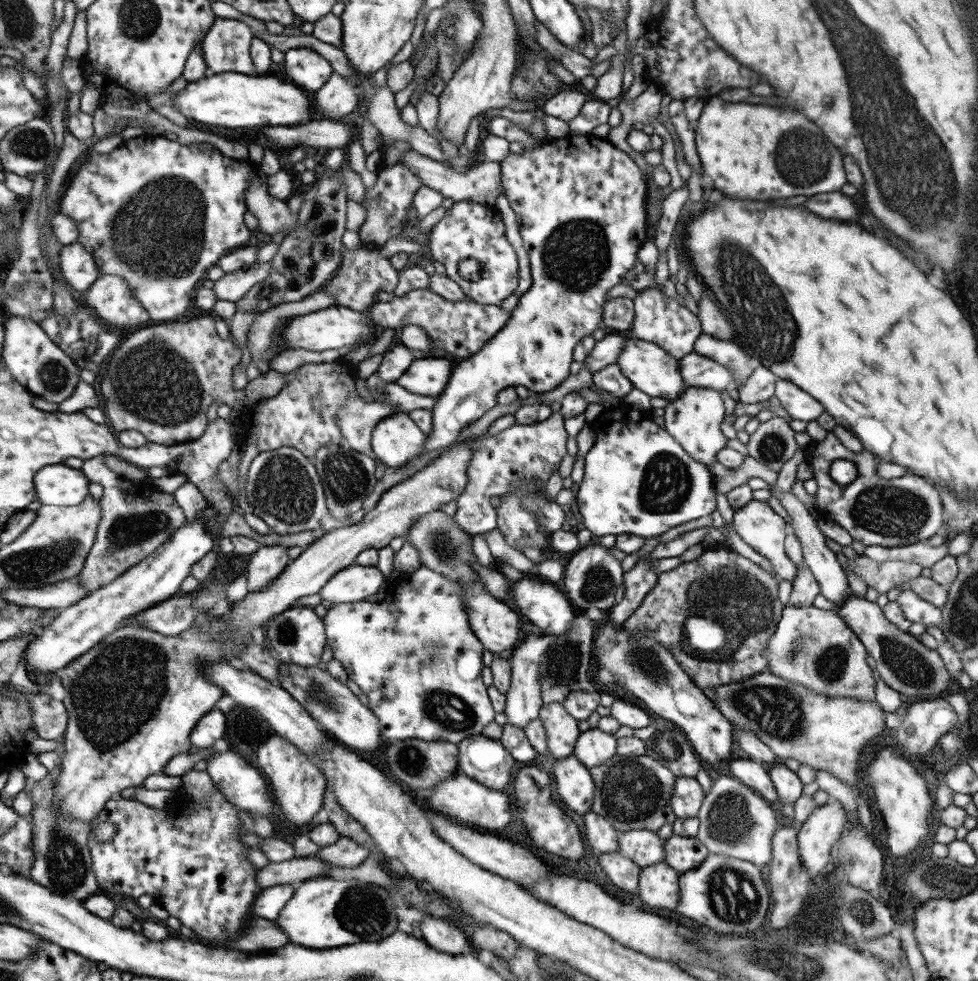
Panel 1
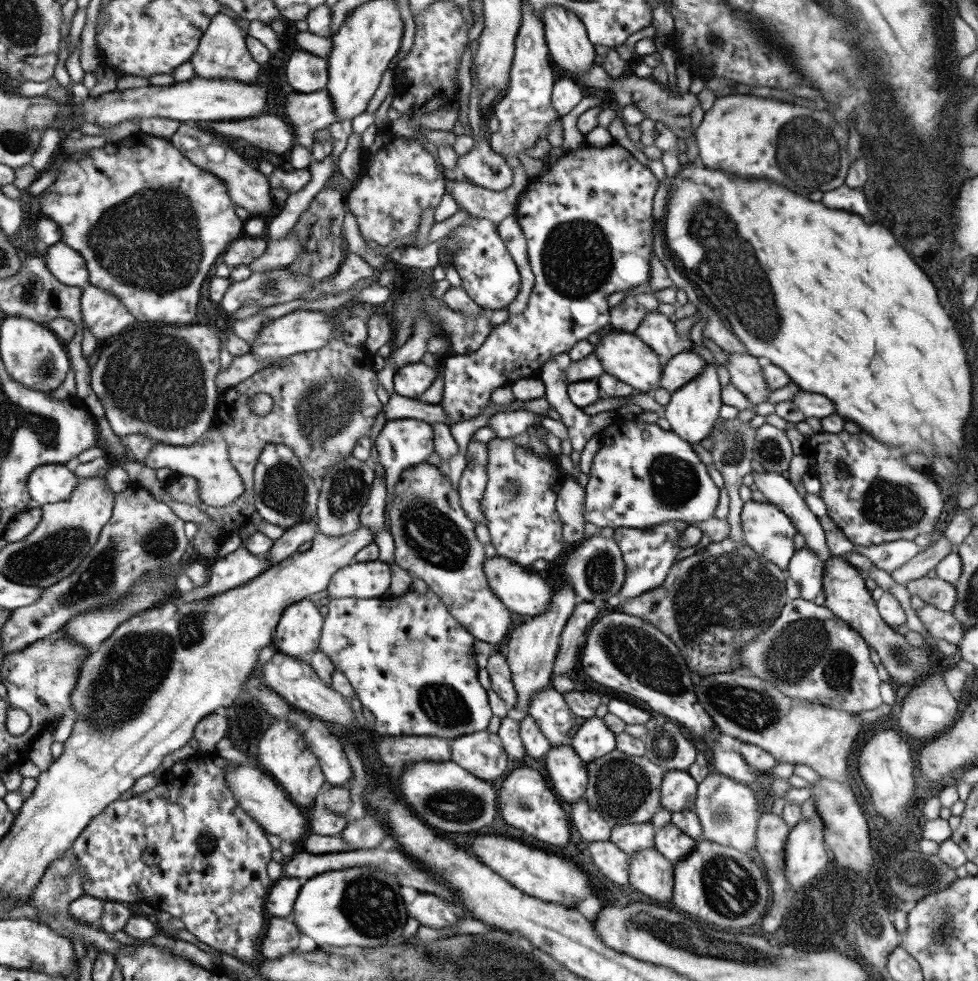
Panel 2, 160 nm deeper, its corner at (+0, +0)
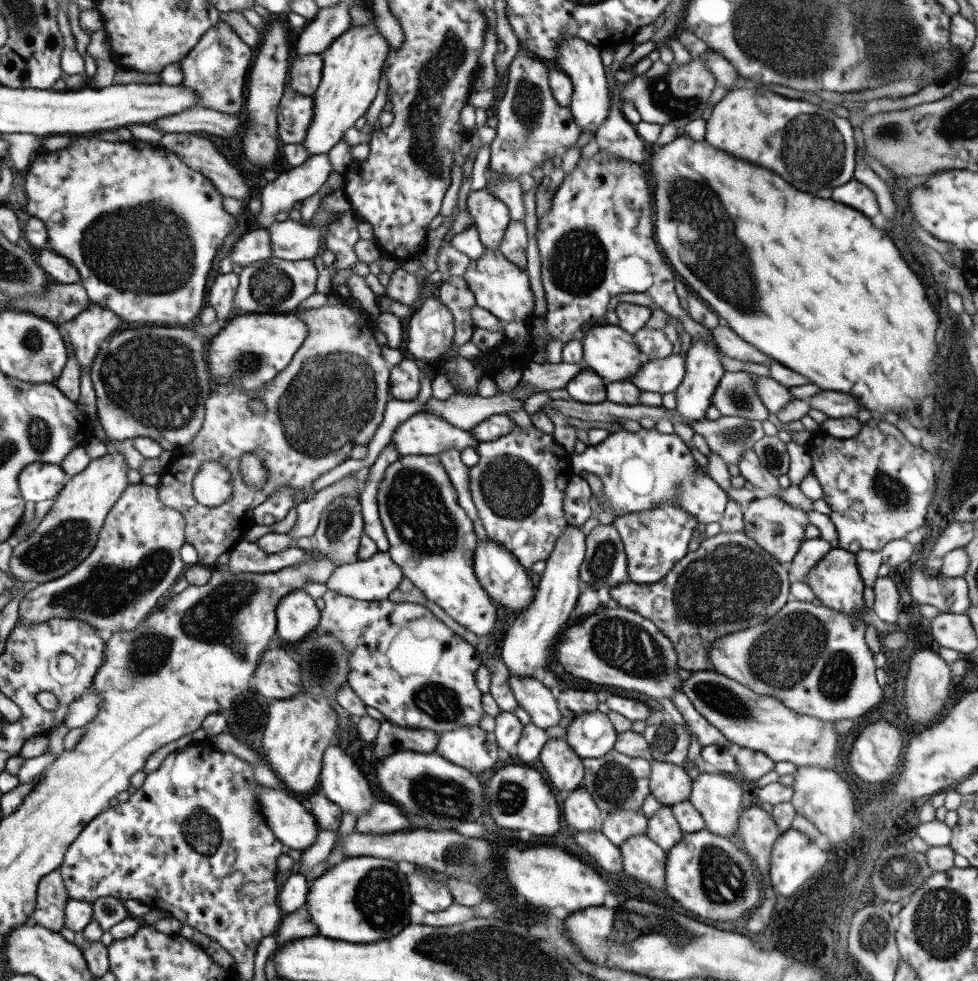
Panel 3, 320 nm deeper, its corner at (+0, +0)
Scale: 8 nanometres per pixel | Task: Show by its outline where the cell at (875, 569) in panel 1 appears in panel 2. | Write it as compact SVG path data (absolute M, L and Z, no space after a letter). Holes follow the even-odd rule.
M936 535L931 546L923 551L915 551L908 562L891 570L889 576L897 584L905 586L910 581L926 576L927 572L935 568L939 561L950 553L956 553L956 550L949 544L947 538Z

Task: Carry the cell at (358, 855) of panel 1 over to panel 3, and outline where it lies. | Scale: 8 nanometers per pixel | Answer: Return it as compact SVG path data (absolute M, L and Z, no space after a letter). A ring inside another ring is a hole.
M375 804L363 816L356 819L354 832L361 834L392 833L409 827L406 816L391 804Z

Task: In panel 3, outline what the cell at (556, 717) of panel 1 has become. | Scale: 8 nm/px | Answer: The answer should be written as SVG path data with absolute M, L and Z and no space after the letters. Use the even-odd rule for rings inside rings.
M510 674L507 682L517 706L527 712L531 723L545 730L559 722L562 715L557 708L555 691L546 688L533 677L518 677Z

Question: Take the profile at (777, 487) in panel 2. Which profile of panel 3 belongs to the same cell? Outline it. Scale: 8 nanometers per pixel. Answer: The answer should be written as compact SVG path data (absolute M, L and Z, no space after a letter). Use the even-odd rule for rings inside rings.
M752 449L744 450L736 465L739 474L749 481L758 493L780 498L782 487L778 484L777 477L760 465L759 459Z

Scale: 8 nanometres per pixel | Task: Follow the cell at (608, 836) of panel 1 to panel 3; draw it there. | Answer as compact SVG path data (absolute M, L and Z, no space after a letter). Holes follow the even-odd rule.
M581 787L567 791L563 806L563 820L579 832L597 832L602 825L603 815L591 800L589 793Z

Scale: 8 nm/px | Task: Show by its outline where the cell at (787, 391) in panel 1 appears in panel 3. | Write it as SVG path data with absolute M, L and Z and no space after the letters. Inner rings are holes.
M819 390L817 394L809 396L808 405L811 409L819 410L828 418L845 418L859 410L857 402L843 392Z

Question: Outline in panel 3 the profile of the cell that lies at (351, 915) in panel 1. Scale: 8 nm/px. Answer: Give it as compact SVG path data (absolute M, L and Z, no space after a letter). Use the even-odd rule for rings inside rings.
M356 856L347 857L338 864L329 867L323 874L320 874L317 878L312 880L312 885L308 888L306 894L307 910L311 917L311 922L317 927L319 935L325 936L325 938L335 938L335 940L345 940L345 942L353 942L353 944L367 944L367 942L375 942L375 940L383 940L383 938L391 938L395 936L405 924L410 924L407 908L412 903L410 900L410 894L408 891L408 884L406 881L406 875L399 870L397 862L391 859L384 859L372 856Z

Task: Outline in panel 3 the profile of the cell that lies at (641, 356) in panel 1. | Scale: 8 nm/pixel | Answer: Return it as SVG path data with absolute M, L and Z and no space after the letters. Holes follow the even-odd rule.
M593 325L584 330L580 341L582 346L582 362L595 371L606 382L629 380L637 369L645 362L633 337L617 325Z

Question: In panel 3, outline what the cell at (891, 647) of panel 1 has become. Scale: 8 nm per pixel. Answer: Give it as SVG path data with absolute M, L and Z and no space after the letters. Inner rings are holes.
M837 547L830 549L827 552L827 555L824 555L823 558L821 558L819 562L815 563L815 566L812 566L808 571L807 580L805 580L804 584L811 589L811 592L815 595L814 597L817 598L817 600L820 600L823 606L849 616L854 616L857 620L859 620L859 616L855 616L855 614L865 607L861 597L864 585L857 570L855 556L853 553L841 550Z

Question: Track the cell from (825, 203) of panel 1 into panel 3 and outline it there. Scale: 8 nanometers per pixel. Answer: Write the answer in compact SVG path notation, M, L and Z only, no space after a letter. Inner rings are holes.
M855 179L833 188L831 200L858 210L868 219L872 219L879 212L875 194L867 186L863 186Z

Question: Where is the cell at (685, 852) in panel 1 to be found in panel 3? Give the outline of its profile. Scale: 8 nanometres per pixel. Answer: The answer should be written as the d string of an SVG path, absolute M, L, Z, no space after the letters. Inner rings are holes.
M667 805L659 807L659 810L646 819L644 834L665 852L682 837L682 833Z

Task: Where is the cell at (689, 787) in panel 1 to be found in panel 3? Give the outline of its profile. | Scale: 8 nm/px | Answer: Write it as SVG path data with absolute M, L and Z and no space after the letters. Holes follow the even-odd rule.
M650 760L648 787L662 806L675 805L688 801L692 779L683 767L663 761Z

